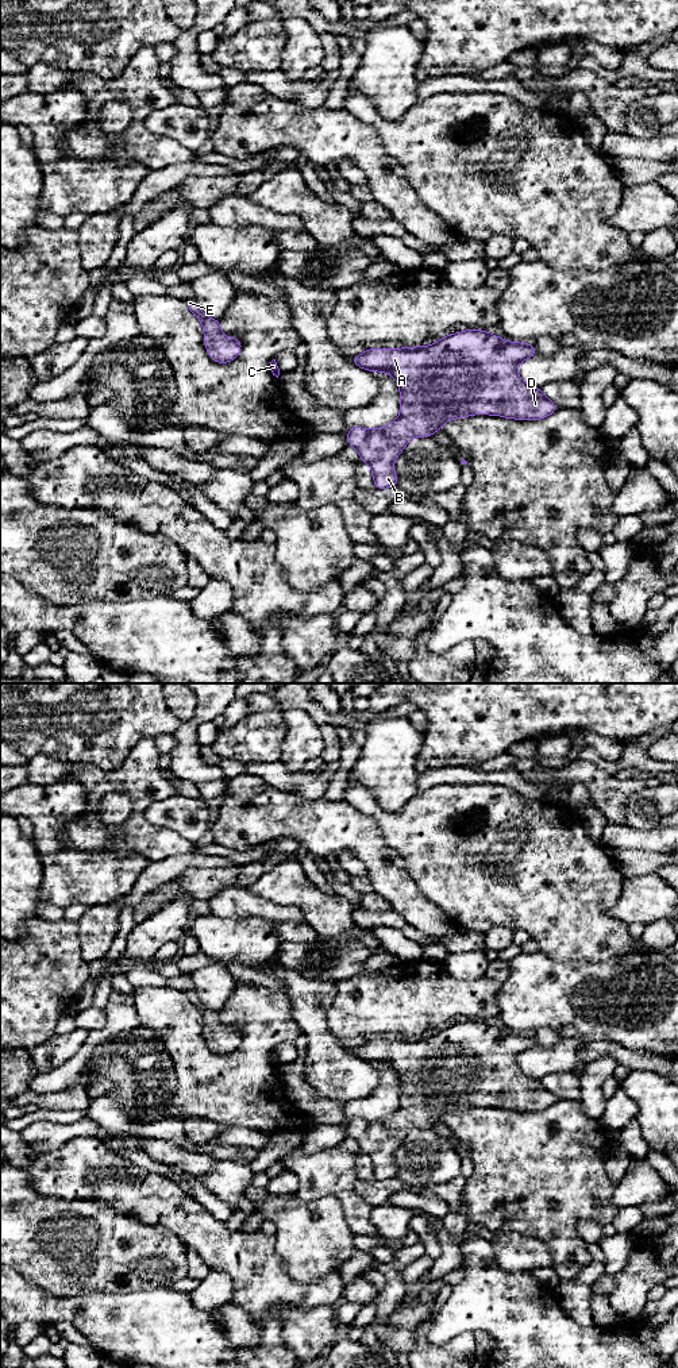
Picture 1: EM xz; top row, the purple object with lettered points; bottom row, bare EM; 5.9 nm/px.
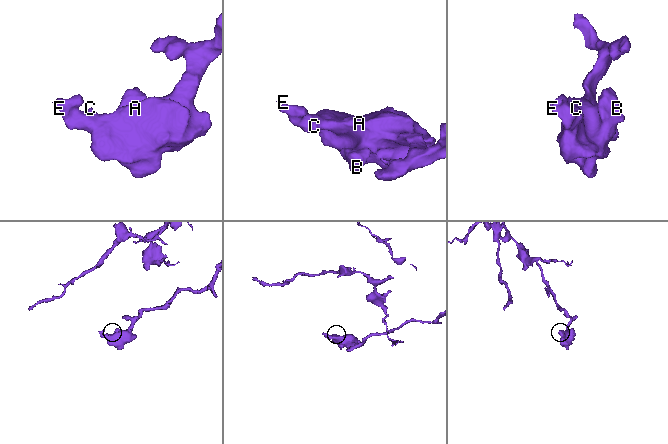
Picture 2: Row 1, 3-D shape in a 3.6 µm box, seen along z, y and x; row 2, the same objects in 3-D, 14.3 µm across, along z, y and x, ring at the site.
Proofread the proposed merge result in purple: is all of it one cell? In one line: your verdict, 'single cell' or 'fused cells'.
single cell

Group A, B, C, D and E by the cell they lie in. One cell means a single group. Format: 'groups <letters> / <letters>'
groups A B C D E

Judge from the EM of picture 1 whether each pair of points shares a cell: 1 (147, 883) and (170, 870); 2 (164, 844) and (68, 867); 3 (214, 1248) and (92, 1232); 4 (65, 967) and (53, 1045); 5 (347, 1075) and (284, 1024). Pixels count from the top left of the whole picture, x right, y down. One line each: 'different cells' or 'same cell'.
1: same cell
2: different cells
3: different cells
4: different cells
5: different cells

